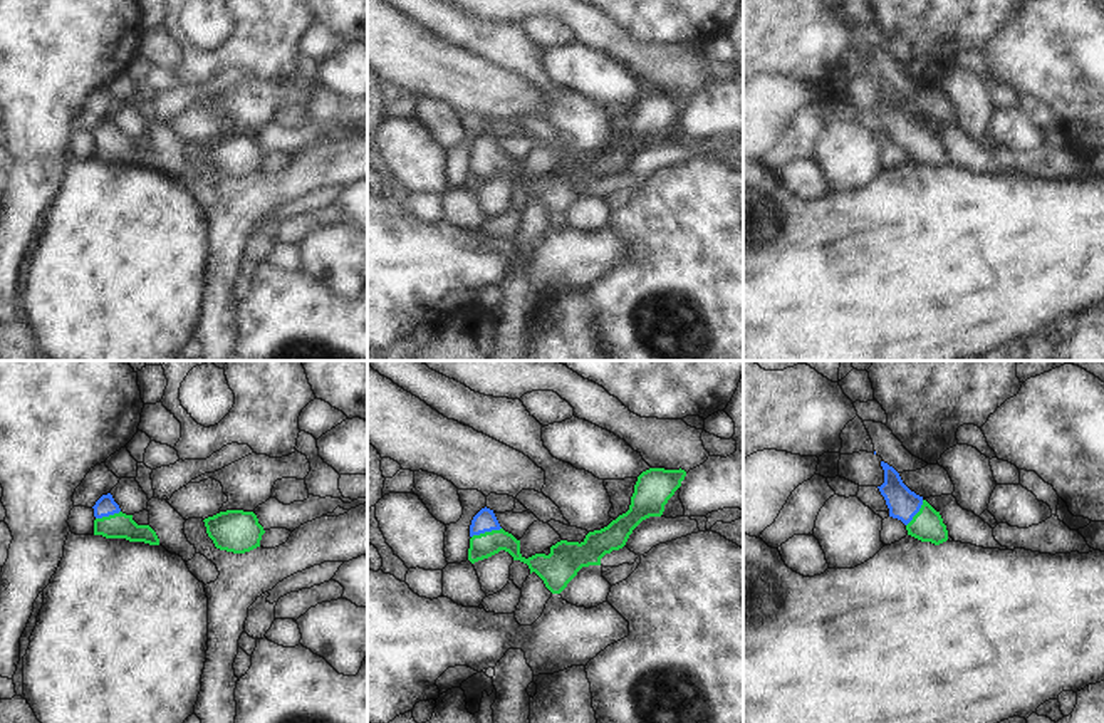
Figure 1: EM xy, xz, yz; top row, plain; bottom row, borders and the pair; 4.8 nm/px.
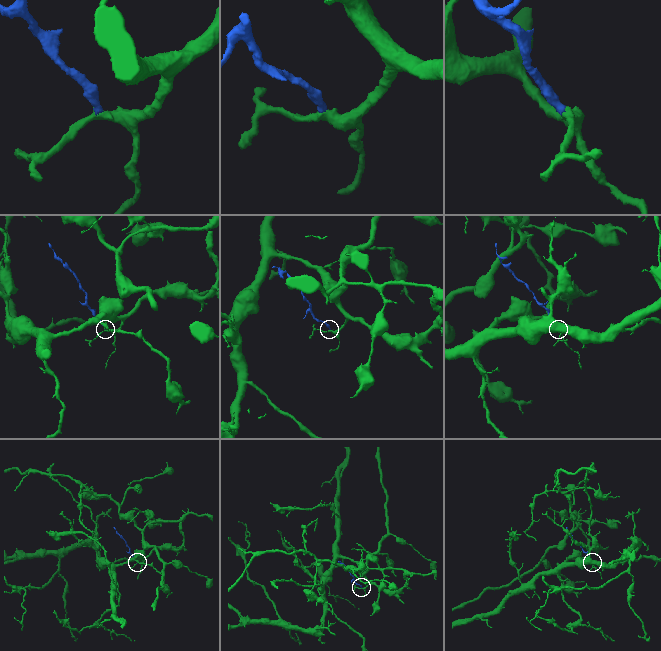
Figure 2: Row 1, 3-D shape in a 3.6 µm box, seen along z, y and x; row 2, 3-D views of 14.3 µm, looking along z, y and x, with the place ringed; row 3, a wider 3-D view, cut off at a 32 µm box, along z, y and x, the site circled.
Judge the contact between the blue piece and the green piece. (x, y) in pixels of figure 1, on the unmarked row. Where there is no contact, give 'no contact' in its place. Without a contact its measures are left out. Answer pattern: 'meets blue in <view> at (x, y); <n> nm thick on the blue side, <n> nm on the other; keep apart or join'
meets blue in xz at (485, 155); 110 nm thick on the blue side, 120 nm on the other; join

